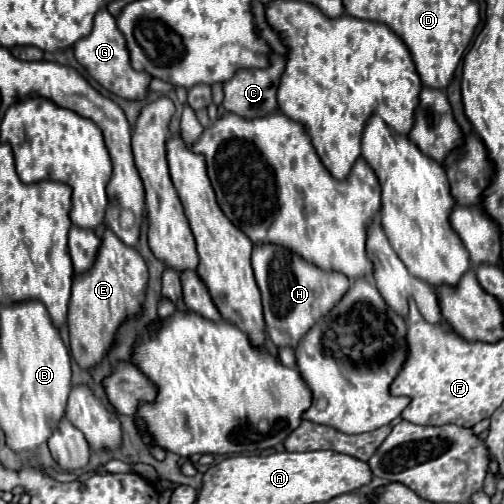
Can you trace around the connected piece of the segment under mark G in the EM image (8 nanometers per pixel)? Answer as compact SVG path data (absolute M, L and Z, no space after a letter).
M99 9L95 13L95 19L93 19L93 31L85 37L85 39L79 39L75 45L73 45L73 53L75 53L75 59L89 71L89 75L99 83L103 85L107 91L123 97L123 99L145 99L145 95L149 93L147 87L149 87L149 81L151 77L143 71L135 71L129 63L129 55L127 55L127 47L125 47L125 39L121 35L121 31L117 29L117 23L115 23L115 17L107 11L107 9Z

